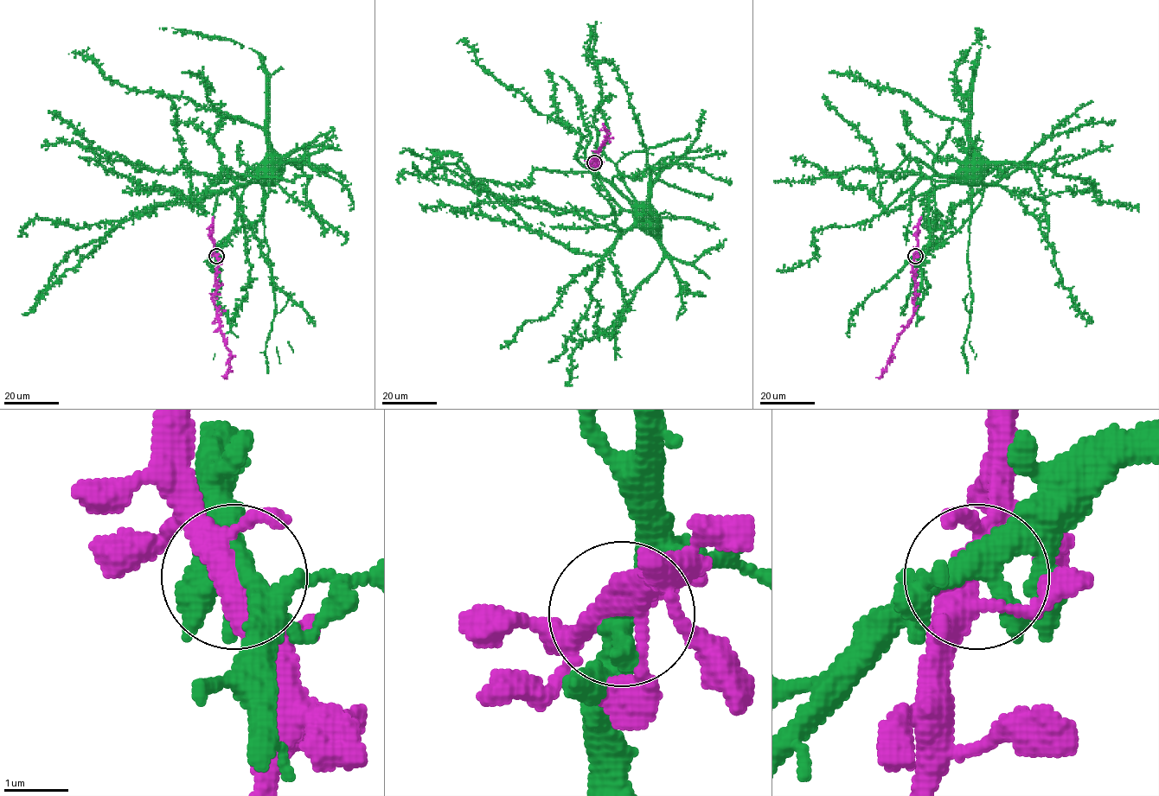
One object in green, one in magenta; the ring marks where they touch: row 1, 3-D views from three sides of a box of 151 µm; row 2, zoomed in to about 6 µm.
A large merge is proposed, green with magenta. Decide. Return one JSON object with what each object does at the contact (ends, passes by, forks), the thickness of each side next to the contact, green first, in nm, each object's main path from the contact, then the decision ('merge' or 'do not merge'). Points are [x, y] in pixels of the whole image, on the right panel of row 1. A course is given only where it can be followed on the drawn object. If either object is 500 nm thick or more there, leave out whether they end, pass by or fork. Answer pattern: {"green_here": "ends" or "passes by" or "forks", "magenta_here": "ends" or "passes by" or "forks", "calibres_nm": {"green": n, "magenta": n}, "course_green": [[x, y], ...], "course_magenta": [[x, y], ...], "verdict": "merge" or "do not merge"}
{"green_here": "passes by", "magenta_here": "forks", "calibres_nm": {"green": 420, "magenta": 360}, "course_green": [[914, 257], [974, 212], [983, 189], [975, 179], [887, 210], [867, 188], [796, 156]], "course_magenta": [[914, 257], [913, 315], [900, 334], [884, 372], [875, 378]], "verdict": "merge"}

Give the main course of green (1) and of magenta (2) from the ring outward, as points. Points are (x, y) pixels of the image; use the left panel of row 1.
1: (216, 257), (243, 189), (256, 178), (208, 194), (202, 210), (79, 156)
2: (216, 257), (214, 303), (218, 329), (230, 358), (228, 372), (224, 378)

